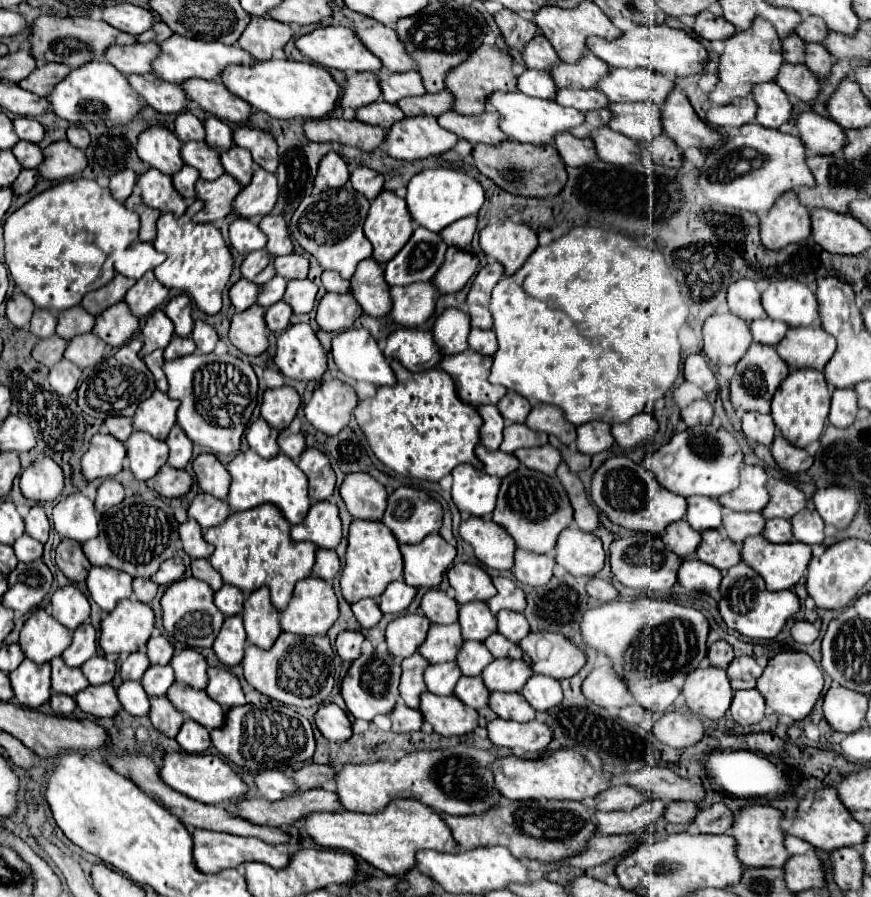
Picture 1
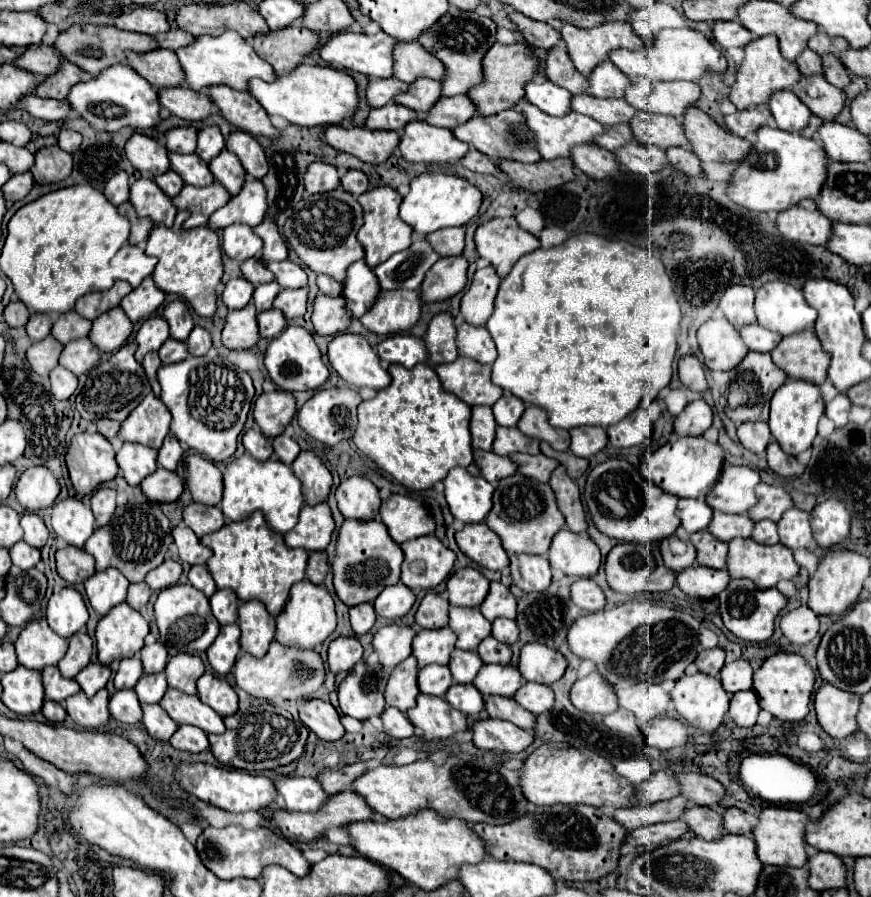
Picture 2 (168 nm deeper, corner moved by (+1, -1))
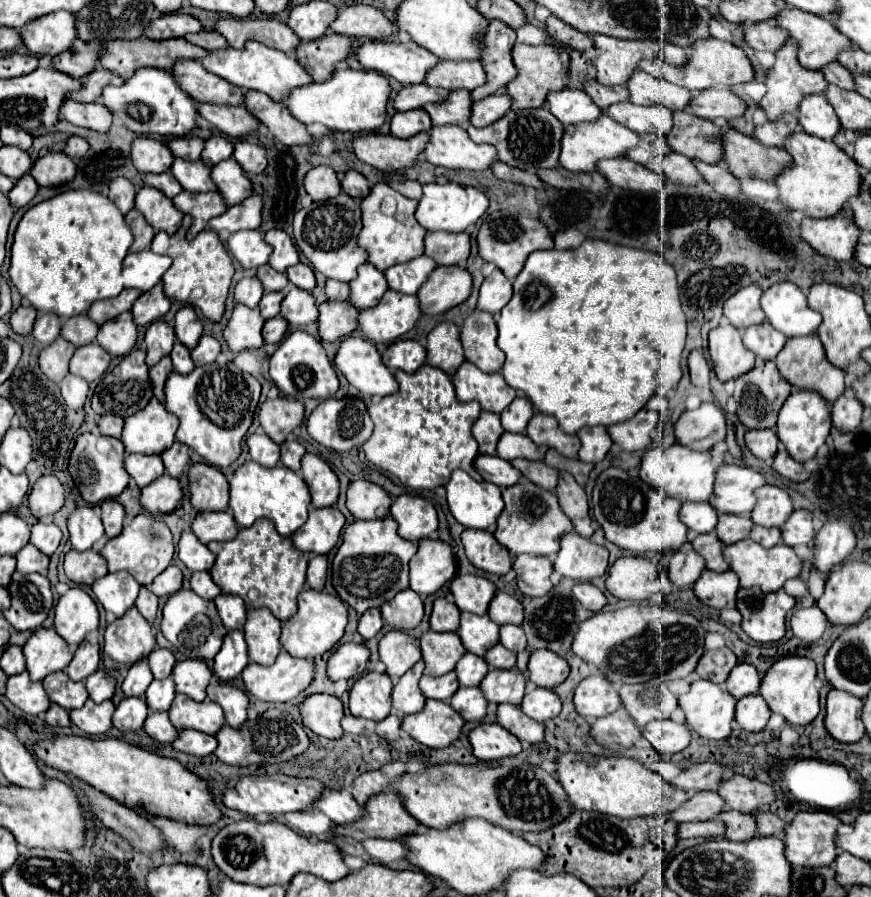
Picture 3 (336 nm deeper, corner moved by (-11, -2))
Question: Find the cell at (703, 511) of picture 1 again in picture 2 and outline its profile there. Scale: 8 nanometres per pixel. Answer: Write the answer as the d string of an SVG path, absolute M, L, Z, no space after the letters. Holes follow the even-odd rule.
M678 498L676 516L682 522L682 528L688 534L706 530L712 520L712 508L704 502L704 498Z

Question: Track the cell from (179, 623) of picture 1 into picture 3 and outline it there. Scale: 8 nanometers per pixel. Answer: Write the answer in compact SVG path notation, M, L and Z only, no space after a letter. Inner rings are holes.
M176 591L174 595L170 595L170 599L164 605L164 617L162 617L162 633L164 637L186 657L190 659L212 659L220 647L222 647L222 639L226 635L226 627L216 611L214 601L202 599L200 595L196 595L194 591Z

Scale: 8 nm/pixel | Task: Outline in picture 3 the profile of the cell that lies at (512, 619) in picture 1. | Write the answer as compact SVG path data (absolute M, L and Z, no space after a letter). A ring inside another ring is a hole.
M502 625L500 627L500 643L514 651L514 653L520 653L526 649L526 637L524 637L524 631L520 625Z

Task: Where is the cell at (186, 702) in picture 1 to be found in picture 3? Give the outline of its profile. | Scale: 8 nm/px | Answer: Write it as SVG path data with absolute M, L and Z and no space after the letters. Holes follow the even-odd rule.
M180 693L174 697L168 715L178 731L196 729L208 735L216 735L224 725L224 713L218 703L208 699L198 703L188 695L180 695Z

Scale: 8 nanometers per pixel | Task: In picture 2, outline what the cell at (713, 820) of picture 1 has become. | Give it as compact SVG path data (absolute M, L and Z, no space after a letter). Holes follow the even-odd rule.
M738 808L724 810L724 830L728 834L752 834L754 822L746 816L746 812Z

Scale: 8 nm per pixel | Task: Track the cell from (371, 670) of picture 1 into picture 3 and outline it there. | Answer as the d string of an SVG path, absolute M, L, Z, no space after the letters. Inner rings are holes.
M370 671L350 689L350 713L364 719L382 721L390 713L392 681L388 673Z

